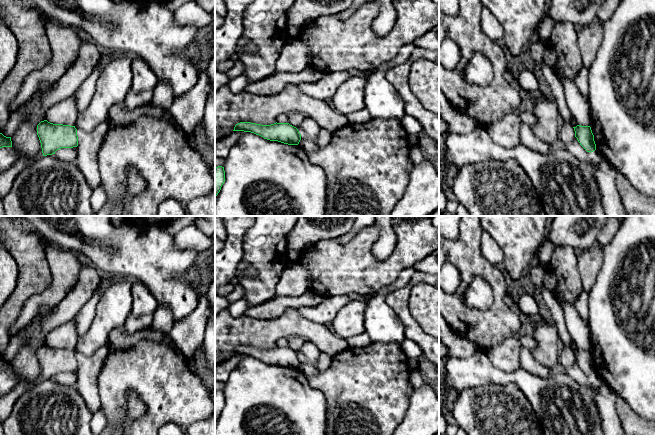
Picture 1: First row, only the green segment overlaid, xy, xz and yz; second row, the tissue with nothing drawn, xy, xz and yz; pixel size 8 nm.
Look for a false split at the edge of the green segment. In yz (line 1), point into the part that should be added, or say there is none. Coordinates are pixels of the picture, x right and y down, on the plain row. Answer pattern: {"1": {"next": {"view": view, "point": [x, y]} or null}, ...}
{"1": {"next": null}}

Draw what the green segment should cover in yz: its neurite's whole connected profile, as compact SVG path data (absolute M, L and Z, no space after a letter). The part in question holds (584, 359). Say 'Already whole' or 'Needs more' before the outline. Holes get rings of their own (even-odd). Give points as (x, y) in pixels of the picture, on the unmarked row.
Already whole. M577 349L573 351L575 355L575 361L580 369L587 375L593 376L596 374L596 368L594 365L594 359L590 350Z

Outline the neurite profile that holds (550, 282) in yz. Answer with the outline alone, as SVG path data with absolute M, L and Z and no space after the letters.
M548 264L542 265L544 270L544 287L553 295L556 295L557 279L555 274L549 269Z

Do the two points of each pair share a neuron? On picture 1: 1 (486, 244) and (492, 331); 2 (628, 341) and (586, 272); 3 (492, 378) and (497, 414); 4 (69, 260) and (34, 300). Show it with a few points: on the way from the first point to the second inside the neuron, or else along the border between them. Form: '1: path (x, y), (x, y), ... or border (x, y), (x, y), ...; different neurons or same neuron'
1: border (483, 231), (481, 235), (481, 251); different neurons
2: border (602, 262), (595, 283), (588, 293); different neurons
3: border (516, 385), (490, 384), (470, 388); different neurons
4: path (65, 272), (64, 280), (46, 298); same neuron

